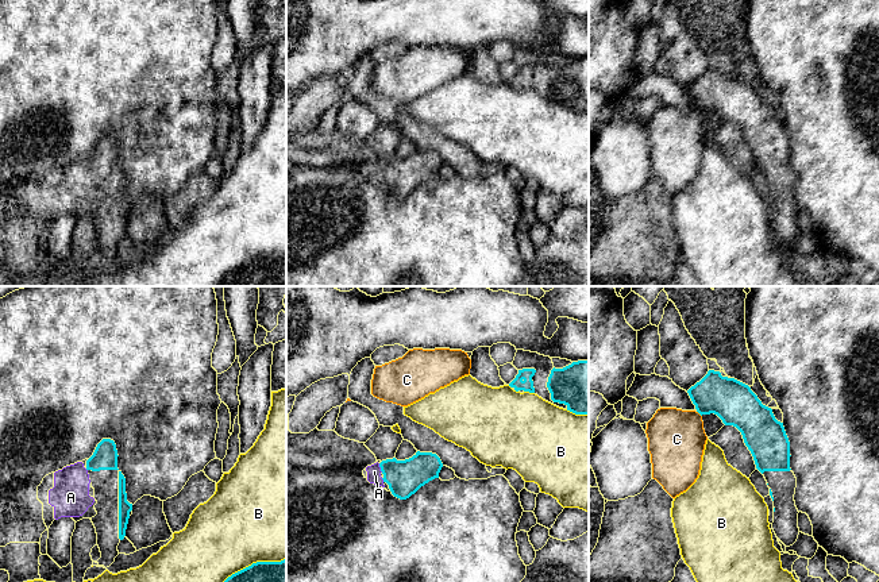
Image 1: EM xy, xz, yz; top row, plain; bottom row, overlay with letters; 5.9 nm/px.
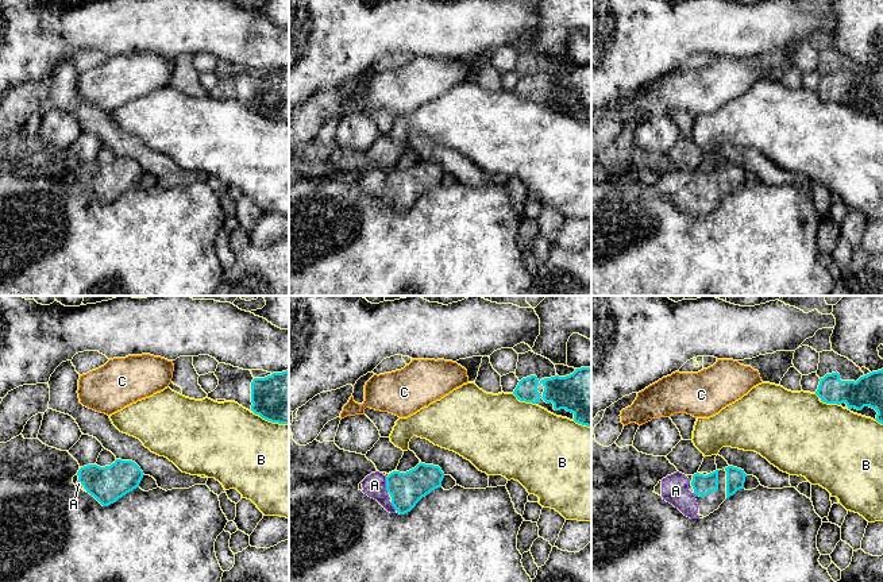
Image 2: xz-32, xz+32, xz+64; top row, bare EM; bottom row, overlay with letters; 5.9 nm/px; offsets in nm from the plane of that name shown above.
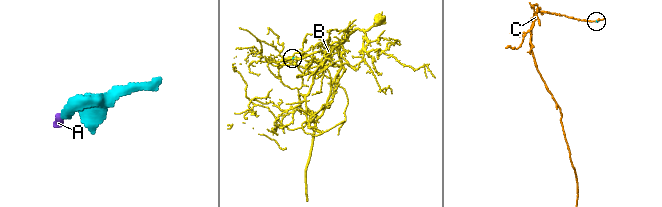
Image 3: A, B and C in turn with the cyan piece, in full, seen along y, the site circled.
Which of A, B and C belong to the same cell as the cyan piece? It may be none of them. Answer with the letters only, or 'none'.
A

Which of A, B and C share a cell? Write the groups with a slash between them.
A / B / C

